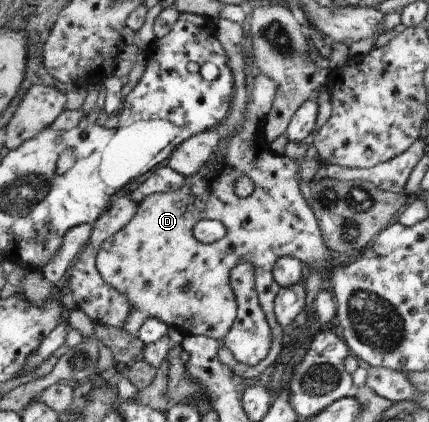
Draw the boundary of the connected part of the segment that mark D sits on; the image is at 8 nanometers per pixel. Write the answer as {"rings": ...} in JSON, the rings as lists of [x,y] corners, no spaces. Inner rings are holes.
{"rings":[[[267,74],[257,75],[255,86],[250,90],[249,106],[247,106],[247,118],[243,124],[237,128],[235,136],[227,144],[227,152],[223,160],[217,162],[209,161],[195,176],[185,177],[183,188],[165,194],[157,193],[148,196],[140,202],[139,210],[135,218],[122,231],[110,236],[102,244],[98,254],[98,267],[107,284],[114,286],[122,292],[131,302],[131,314],[123,326],[123,330],[138,338],[143,324],[151,317],[159,318],[171,327],[178,327],[186,336],[205,335],[223,340],[233,324],[239,310],[237,294],[231,286],[231,272],[239,262],[251,262],[255,266],[256,288],[265,314],[273,330],[273,348],[269,356],[259,362],[257,366],[251,366],[237,360],[237,357],[227,348],[221,347],[219,356],[221,360],[233,368],[233,372],[245,380],[253,378],[256,380],[277,360],[281,354],[283,346],[283,326],[277,320],[275,303],[281,289],[278,280],[273,276],[273,268],[278,264],[279,258],[283,256],[293,256],[299,258],[305,265],[305,269],[311,266],[320,275],[325,274],[327,266],[331,264],[331,249],[325,244],[325,237],[319,226],[319,219],[315,214],[314,208],[307,204],[307,198],[301,192],[303,182],[311,182],[322,164],[317,158],[303,158],[301,164],[295,159],[284,154],[277,154],[271,148],[271,142],[267,140],[266,124],[267,115],[273,108],[273,102],[277,98],[279,84],[269,78]],[[241,176],[249,176],[255,181],[255,190],[250,197],[241,198],[235,192],[235,182]],[[199,220],[219,220],[225,228],[226,234],[223,238],[214,243],[203,244],[193,236],[193,228]]]}

